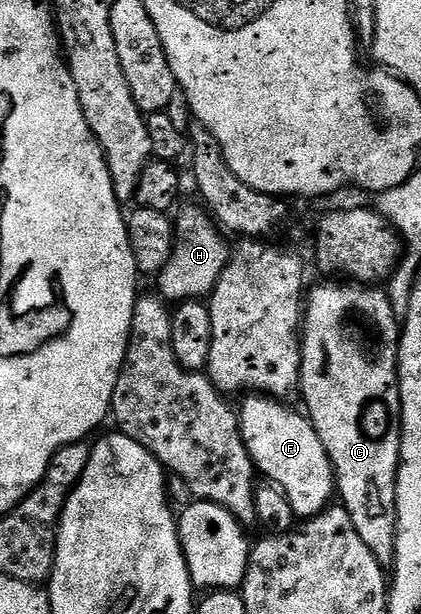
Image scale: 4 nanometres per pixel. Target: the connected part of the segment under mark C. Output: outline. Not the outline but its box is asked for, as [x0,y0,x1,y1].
[300,281,402,565]

